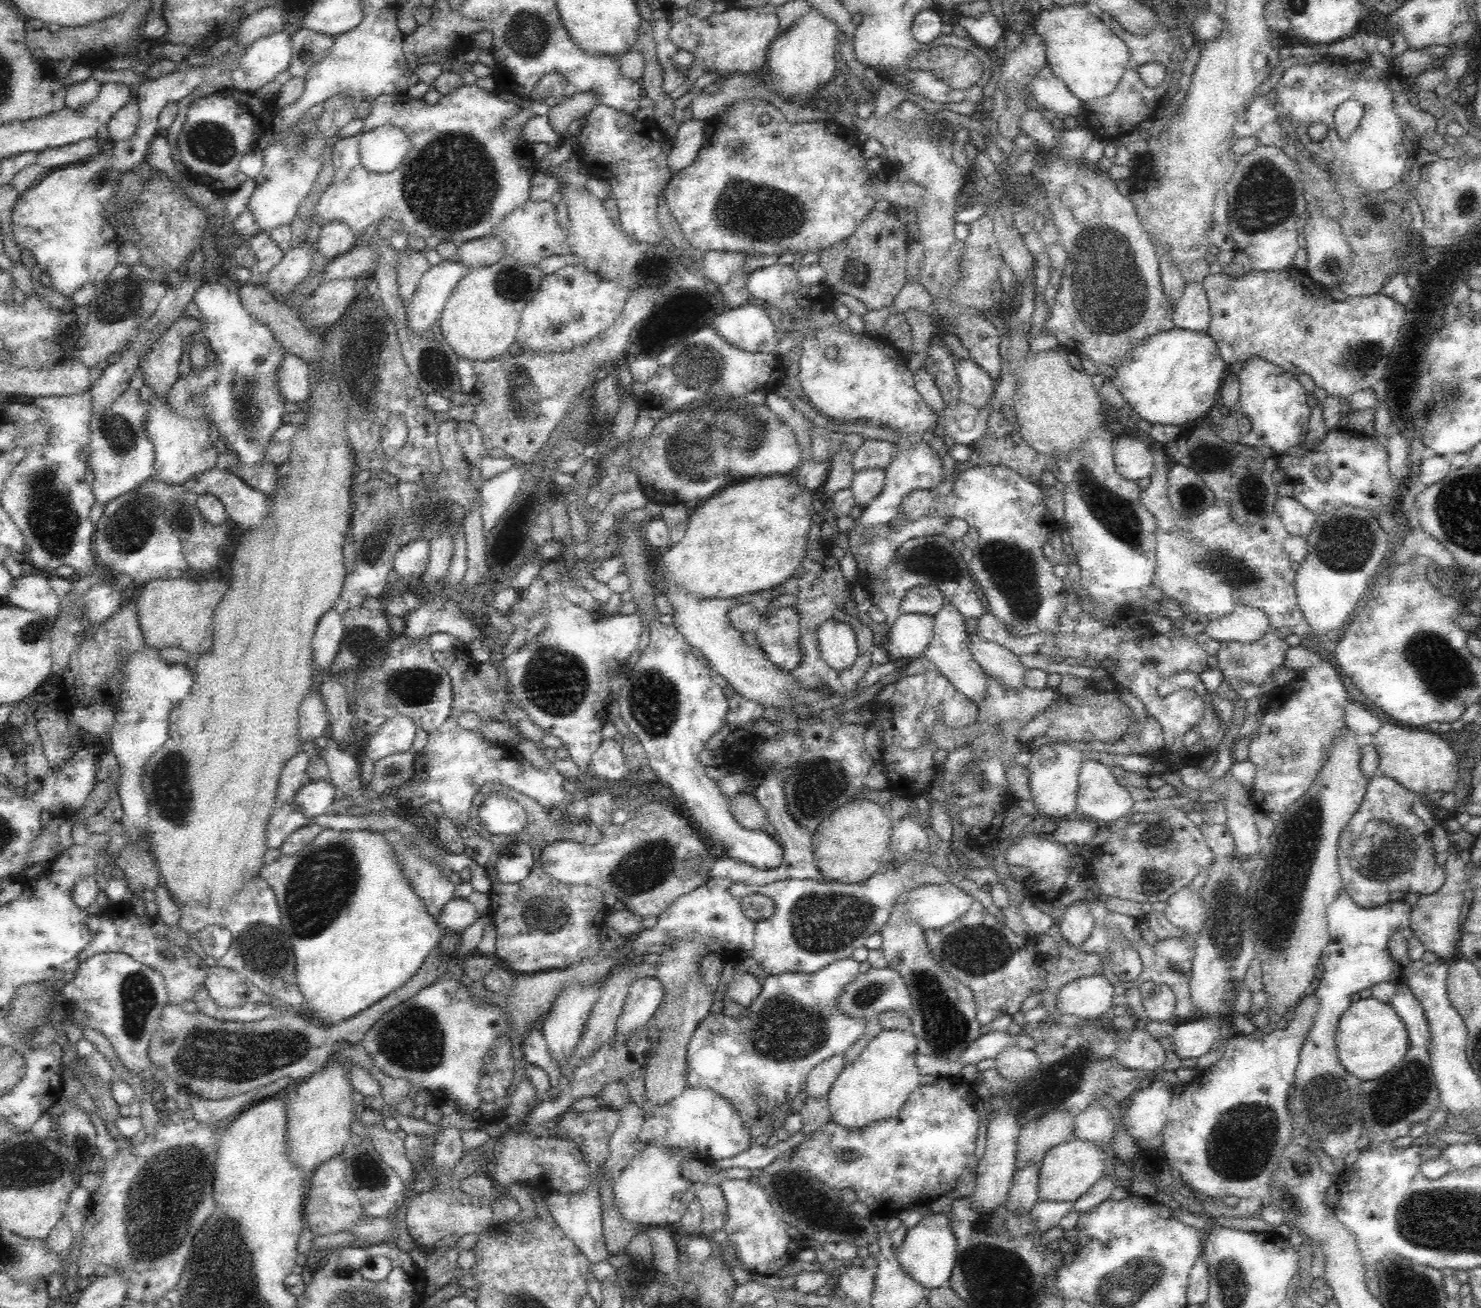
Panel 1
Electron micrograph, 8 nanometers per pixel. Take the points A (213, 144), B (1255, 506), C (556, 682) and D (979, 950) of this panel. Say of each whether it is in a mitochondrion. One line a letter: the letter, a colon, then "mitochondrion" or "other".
A: mitochondrion
B: other
C: mitochondrion
D: mitochondrion

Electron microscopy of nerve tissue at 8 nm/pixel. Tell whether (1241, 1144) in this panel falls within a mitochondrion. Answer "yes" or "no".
yes

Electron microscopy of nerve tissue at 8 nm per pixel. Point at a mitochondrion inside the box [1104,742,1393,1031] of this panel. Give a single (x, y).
(1304, 831)

